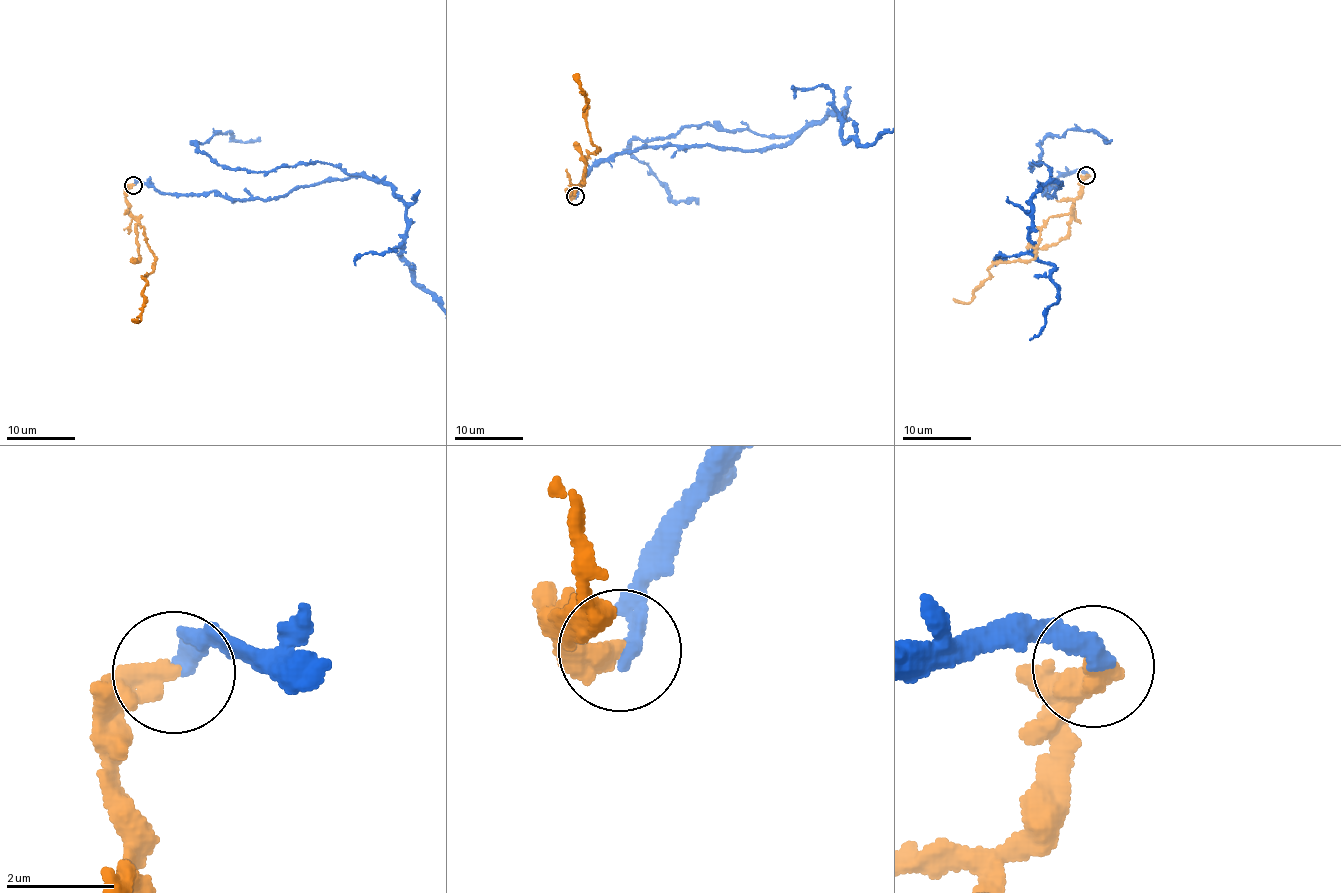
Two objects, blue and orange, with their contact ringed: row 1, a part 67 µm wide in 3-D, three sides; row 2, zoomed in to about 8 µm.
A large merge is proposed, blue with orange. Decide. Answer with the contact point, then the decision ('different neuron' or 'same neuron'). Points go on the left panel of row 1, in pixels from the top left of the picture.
place (133, 185); same neuron

